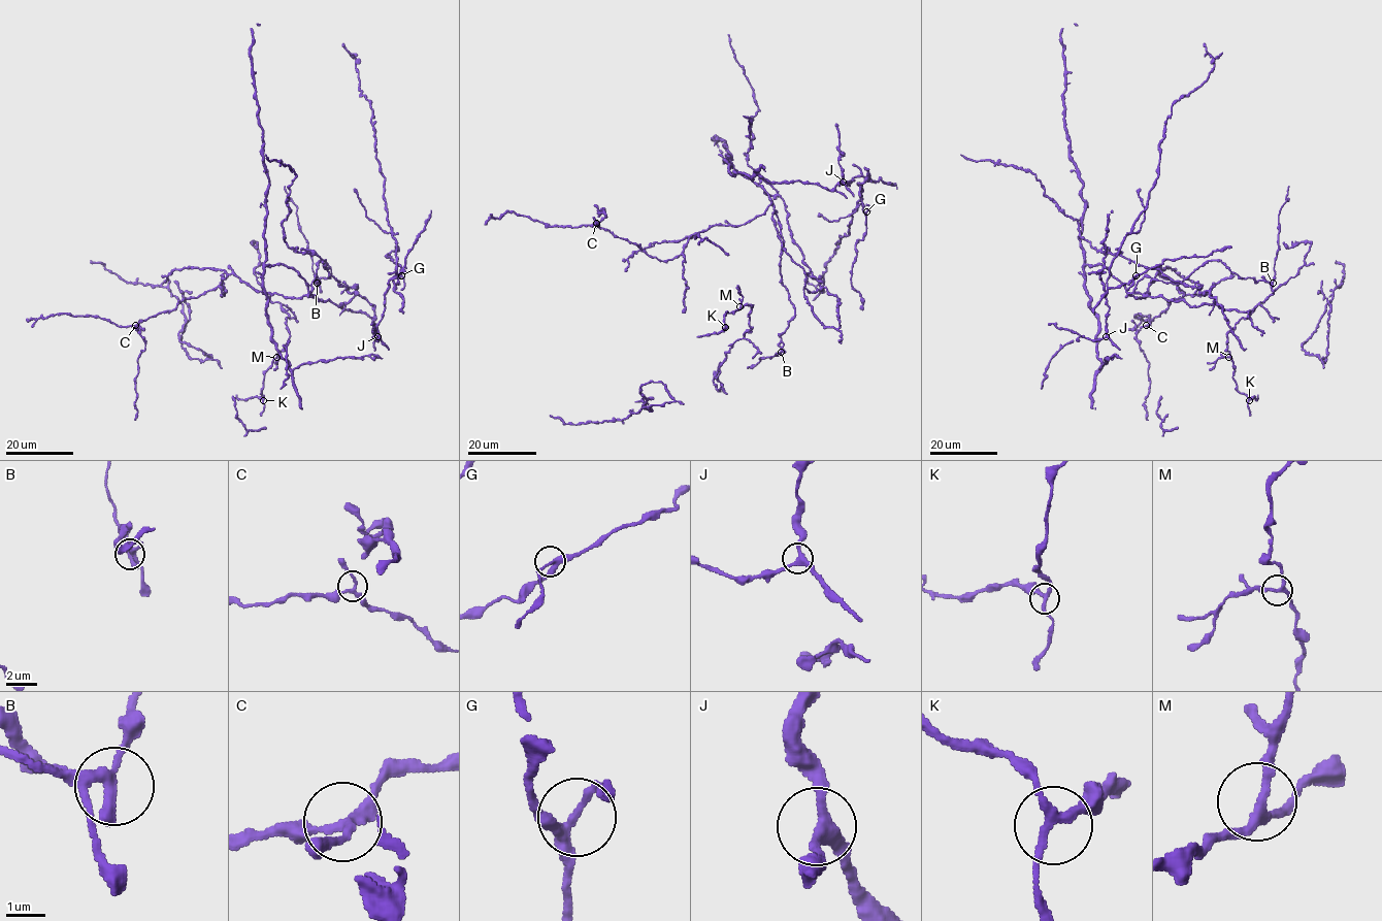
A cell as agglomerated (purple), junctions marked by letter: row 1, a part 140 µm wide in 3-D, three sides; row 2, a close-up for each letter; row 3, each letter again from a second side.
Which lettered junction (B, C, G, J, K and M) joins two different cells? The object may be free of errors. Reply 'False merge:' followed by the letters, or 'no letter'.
False merge: B

